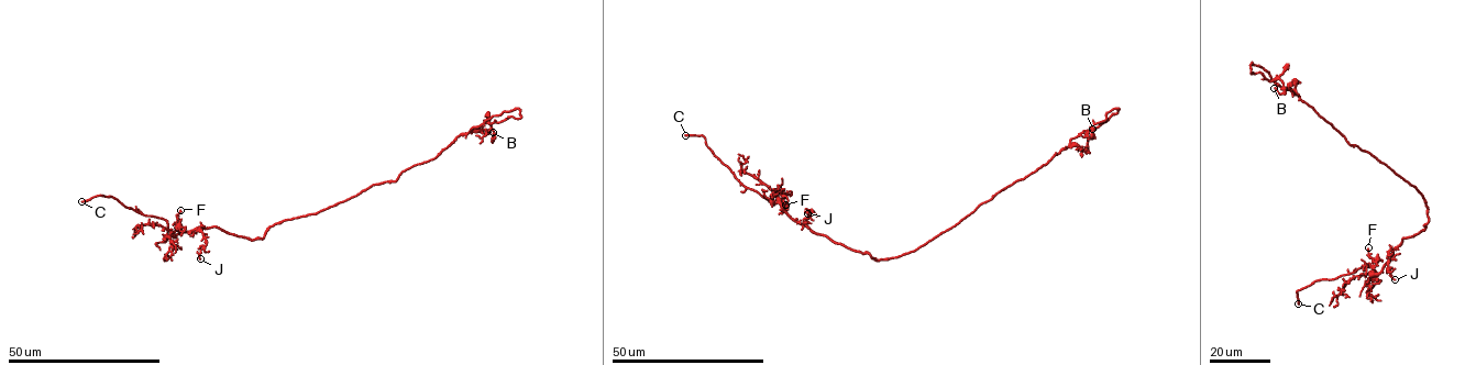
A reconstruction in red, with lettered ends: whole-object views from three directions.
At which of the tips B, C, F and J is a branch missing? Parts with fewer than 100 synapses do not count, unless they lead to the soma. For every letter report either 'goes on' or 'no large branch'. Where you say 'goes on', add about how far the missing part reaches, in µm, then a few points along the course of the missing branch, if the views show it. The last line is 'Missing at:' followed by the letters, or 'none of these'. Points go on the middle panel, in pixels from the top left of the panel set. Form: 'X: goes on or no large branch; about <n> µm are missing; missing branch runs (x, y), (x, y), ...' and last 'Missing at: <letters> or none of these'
B: no large branch
C: goes on; about 15 µm are missing; missing branch runs (685, 135), (670, 148), (652, 156)
F: no large branch
J: no large branch
Missing at: C

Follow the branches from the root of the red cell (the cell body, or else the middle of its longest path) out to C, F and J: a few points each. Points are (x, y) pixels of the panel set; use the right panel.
C: (1398, 176), (1424, 199), (1424, 230), (1403, 238), (1376, 275), (1367, 264), (1314, 280), (1297, 291), (1298, 303)
F: (1398, 176), (1422, 197), (1425, 228), (1403, 238), (1378, 273), (1368, 247)
J: (1398, 176), (1421, 194), (1427, 206), (1428, 221), (1424, 230), (1403, 238), (1389, 251), (1388, 268), (1395, 279)

